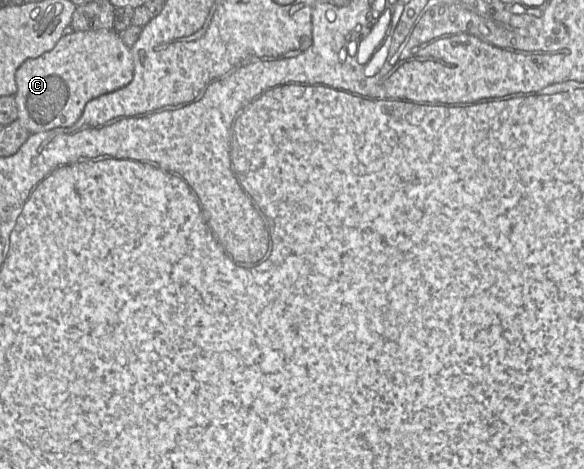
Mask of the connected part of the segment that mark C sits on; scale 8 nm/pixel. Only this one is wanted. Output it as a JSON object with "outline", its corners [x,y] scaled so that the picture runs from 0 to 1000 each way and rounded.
{"outline":[[[193,62],[125,66],[110,72],[82,111],[62,124],[45,126],[29,147],[29,256],[51,284],[67,284],[99,271],[118,271],[139,249],[146,224],[173,205],[199,194],[224,175],[229,158],[226,111]]]}

